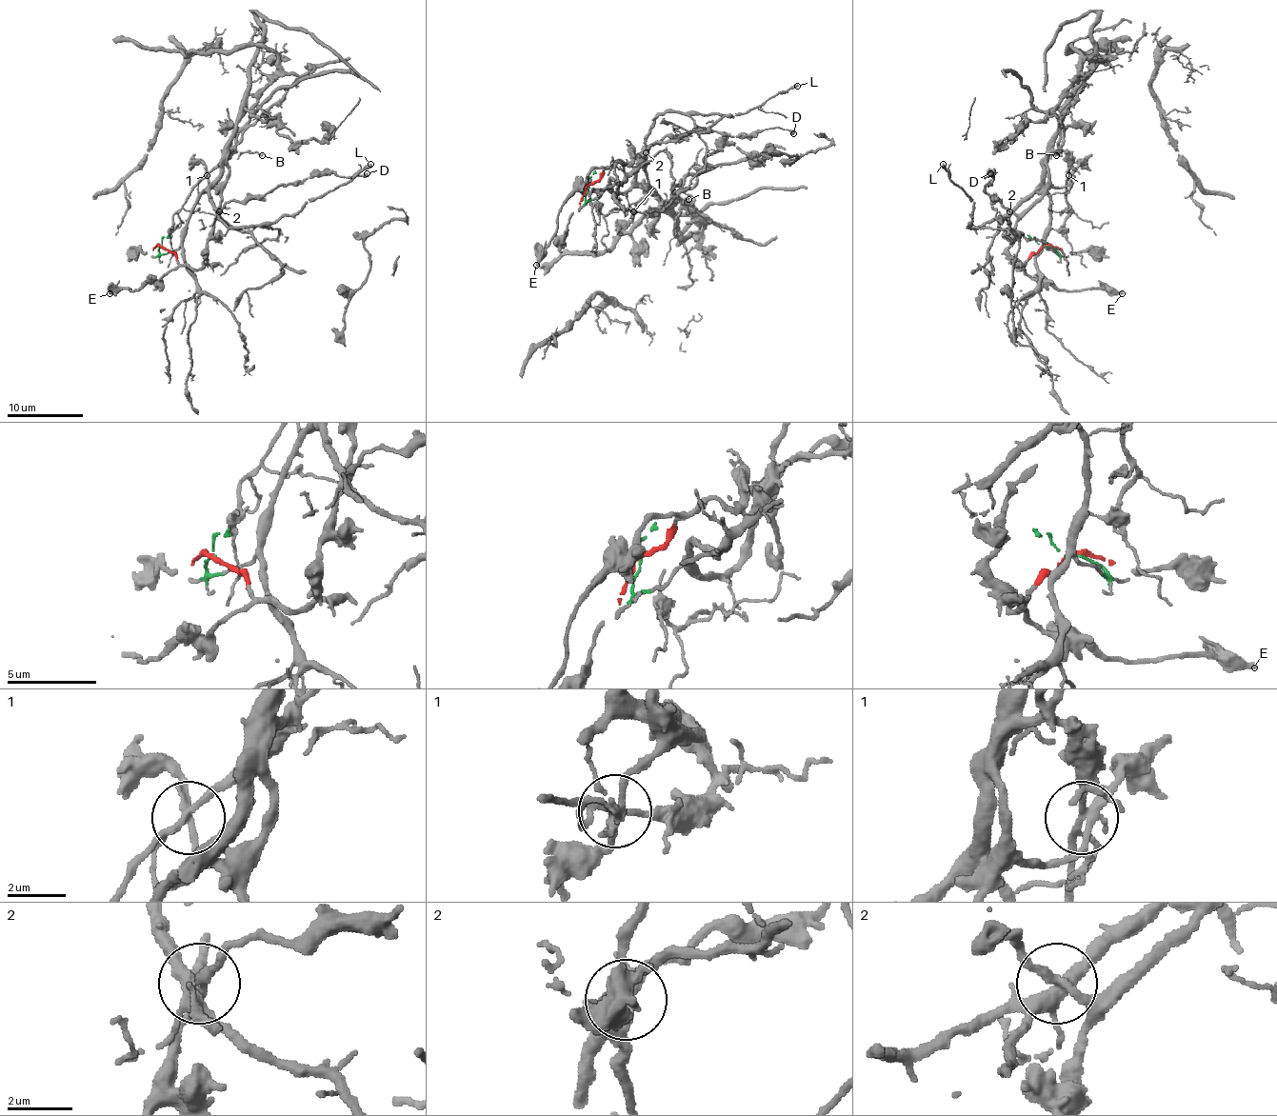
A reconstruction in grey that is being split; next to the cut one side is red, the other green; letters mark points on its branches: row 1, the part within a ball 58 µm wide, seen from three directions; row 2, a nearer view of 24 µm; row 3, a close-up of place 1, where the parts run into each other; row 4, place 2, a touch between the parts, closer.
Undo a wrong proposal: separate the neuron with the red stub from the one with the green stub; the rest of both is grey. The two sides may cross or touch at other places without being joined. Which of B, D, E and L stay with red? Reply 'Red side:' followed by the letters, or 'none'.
Red side: D, E

